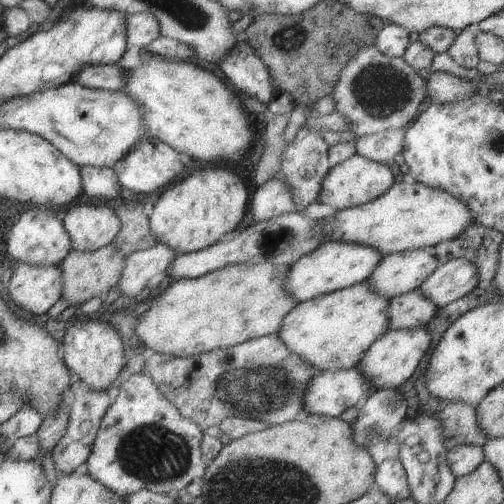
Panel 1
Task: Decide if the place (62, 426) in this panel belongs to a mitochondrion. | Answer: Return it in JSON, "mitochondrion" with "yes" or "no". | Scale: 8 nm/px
{"mitochondrion":"no"}

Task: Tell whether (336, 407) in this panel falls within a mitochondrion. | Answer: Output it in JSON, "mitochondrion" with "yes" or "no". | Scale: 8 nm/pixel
{"mitochondrion":"no"}

